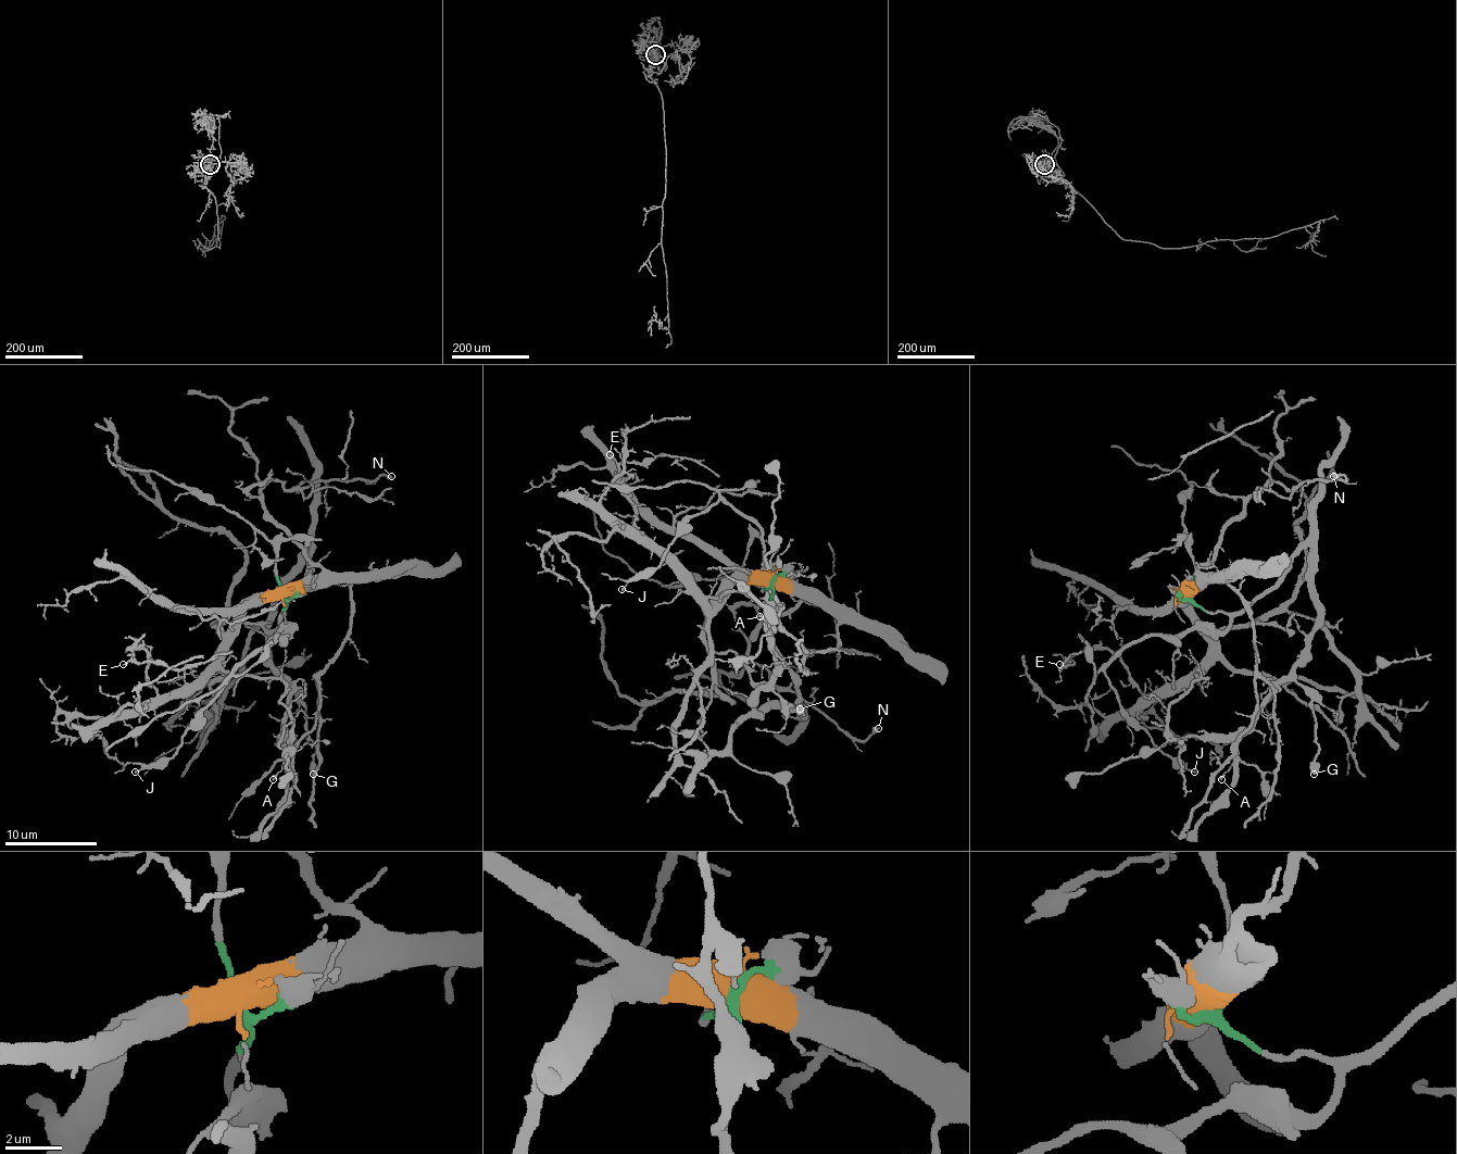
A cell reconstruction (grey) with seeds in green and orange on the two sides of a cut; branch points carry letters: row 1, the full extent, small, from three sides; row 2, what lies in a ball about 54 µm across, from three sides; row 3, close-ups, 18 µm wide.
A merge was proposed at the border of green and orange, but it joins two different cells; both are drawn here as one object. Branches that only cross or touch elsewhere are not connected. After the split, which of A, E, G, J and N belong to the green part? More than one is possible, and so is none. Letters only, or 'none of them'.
G, J

